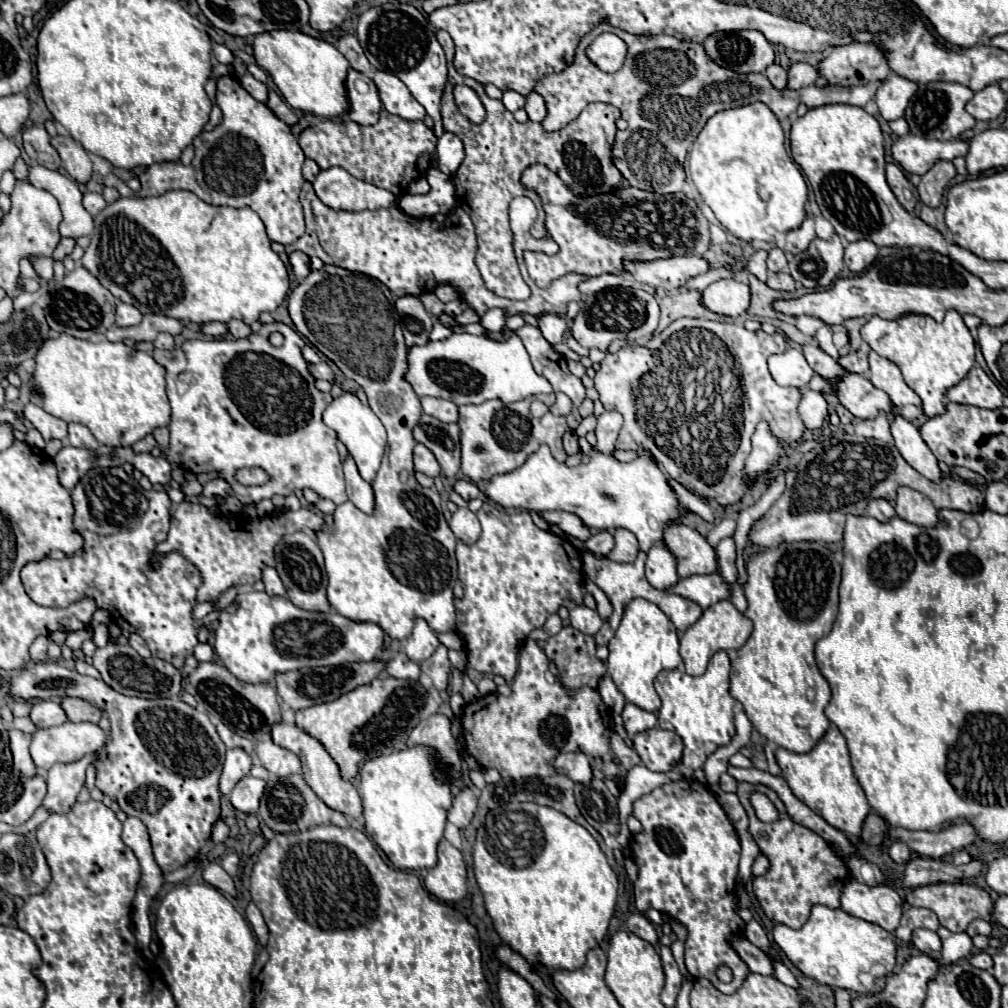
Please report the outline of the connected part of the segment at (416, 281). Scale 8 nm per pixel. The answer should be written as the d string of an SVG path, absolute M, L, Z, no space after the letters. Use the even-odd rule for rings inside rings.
M304 182L302 186L302 192L300 192L300 202L304 206L304 216L306 216L306 234L302 238L298 238L294 244L288 244L286 246L286 252L292 254L294 250L300 250L304 252L306 256L318 256L324 264L334 264L334 266L340 266L340 268L346 268L350 272L360 272L360 274L366 274L366 276L372 276L380 282L384 282L396 296L404 296L404 294L422 294L422 292L432 292L438 284L442 282L448 282L452 286L456 286L460 290L460 296L482 316L486 310L498 306L502 310L506 310L510 316L512 314L520 314L520 312L528 312L528 314L534 314L534 316L540 316L540 314L558 314L558 316L564 316L566 314L566 306L568 302L572 300L580 300L580 292L576 290L578 282L584 280L584 276L580 274L568 274L564 278L558 278L556 282L552 282L546 290L538 288L528 272L526 272L526 266L524 266L524 260L522 260L522 252L528 248L528 250L544 250L546 254L554 254L558 250L558 244L550 238L544 238L544 240L536 240L530 236L531 223L536 219L537 209L534 203L527 197L516 197L512 200L512 232L514 232L514 252L516 252L516 260L518 260L518 266L520 266L520 272L524 276L524 280L528 282L530 290L532 290L532 296L524 302L518 302L518 300L508 300L508 298L500 298L496 294L492 294L486 286L484 286L484 280L480 278L480 270L476 270L476 230L472 226L472 220L470 216L462 210L462 208L456 208L454 214L452 214L452 224L448 222L446 224L438 224L436 220L428 220L428 218L410 218L408 214L404 214L400 208L382 208L382 210L360 210L360 212L344 212L344 210L332 210L328 206L324 206L320 202L320 198L316 198L316 192L312 190L312 184L310 182Z

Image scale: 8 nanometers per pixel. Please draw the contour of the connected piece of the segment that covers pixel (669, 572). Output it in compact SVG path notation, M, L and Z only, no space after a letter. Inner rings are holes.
M656 544L652 546L652 550L648 550L646 578L658 590L666 590L678 582L676 558L664 544Z

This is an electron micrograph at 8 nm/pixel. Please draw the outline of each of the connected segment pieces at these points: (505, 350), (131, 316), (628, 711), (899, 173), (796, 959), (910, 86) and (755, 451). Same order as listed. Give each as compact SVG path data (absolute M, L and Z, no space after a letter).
M452 332L450 338L442 342L428 342L424 346L410 346L408 348L408 370L404 374L406 382L414 388L414 392L422 396L436 396L436 398L446 398L458 406L462 404L482 404L492 398L502 398L506 404L524 400L534 394L550 394L552 386L546 378L536 374L530 356L522 344L522 340L512 334L506 342L494 342L486 336L474 336L468 332Z
M122 302L116 306L116 326L138 326L140 320L142 320L142 314L134 306L128 306Z
M626 704L622 718L624 718L624 726L626 726L626 732L630 738L636 736L638 732L644 732L644 730L650 730L656 726L656 714L642 710L634 704Z
M890 162L890 164L886 166L886 180L888 180L892 192L896 194L896 198L900 200L900 204L902 204L908 212L912 212L914 206L916 206L918 196L916 196L916 192L914 192L914 186L912 186L910 180L906 178L904 170L900 170L900 166L896 166L896 162Z
M816 904L808 922L800 930L792 930L784 924L774 924L772 936L780 952L808 978L830 988L844 988L856 994L874 994L876 984L862 980L874 964L882 964L890 974L896 966L896 938L884 928L866 920L854 918L844 910L832 910Z
M892 72L882 82L880 90L876 92L876 104L878 104L878 110L884 116L884 120L902 118L910 98L912 98L912 94L916 94L916 90L918 90L916 82Z
M760 422L752 436L752 454L746 460L746 474L756 476L756 484L760 484L764 474L770 470L770 466L778 462L782 452L784 452L782 446L770 434L768 426Z

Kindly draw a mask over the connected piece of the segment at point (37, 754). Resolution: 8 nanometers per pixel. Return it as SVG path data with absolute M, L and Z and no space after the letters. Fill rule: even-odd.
M64 722L48 730L32 734L30 756L40 770L50 770L56 762L74 762L86 754L100 750L106 734L92 722Z

